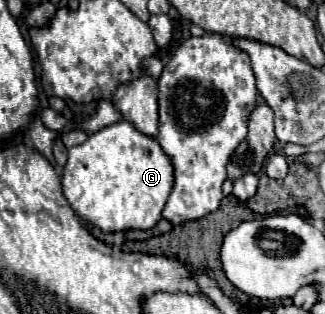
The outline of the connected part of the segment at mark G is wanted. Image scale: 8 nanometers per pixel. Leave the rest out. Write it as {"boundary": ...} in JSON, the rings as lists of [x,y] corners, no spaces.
{"boundary":[[[121,120],[91,134],[83,144],[69,148],[69,158],[63,168],[61,184],[71,208],[103,232],[119,232],[131,228],[149,230],[161,220],[161,210],[171,194],[173,164],[153,136],[143,134],[131,122]]]}

